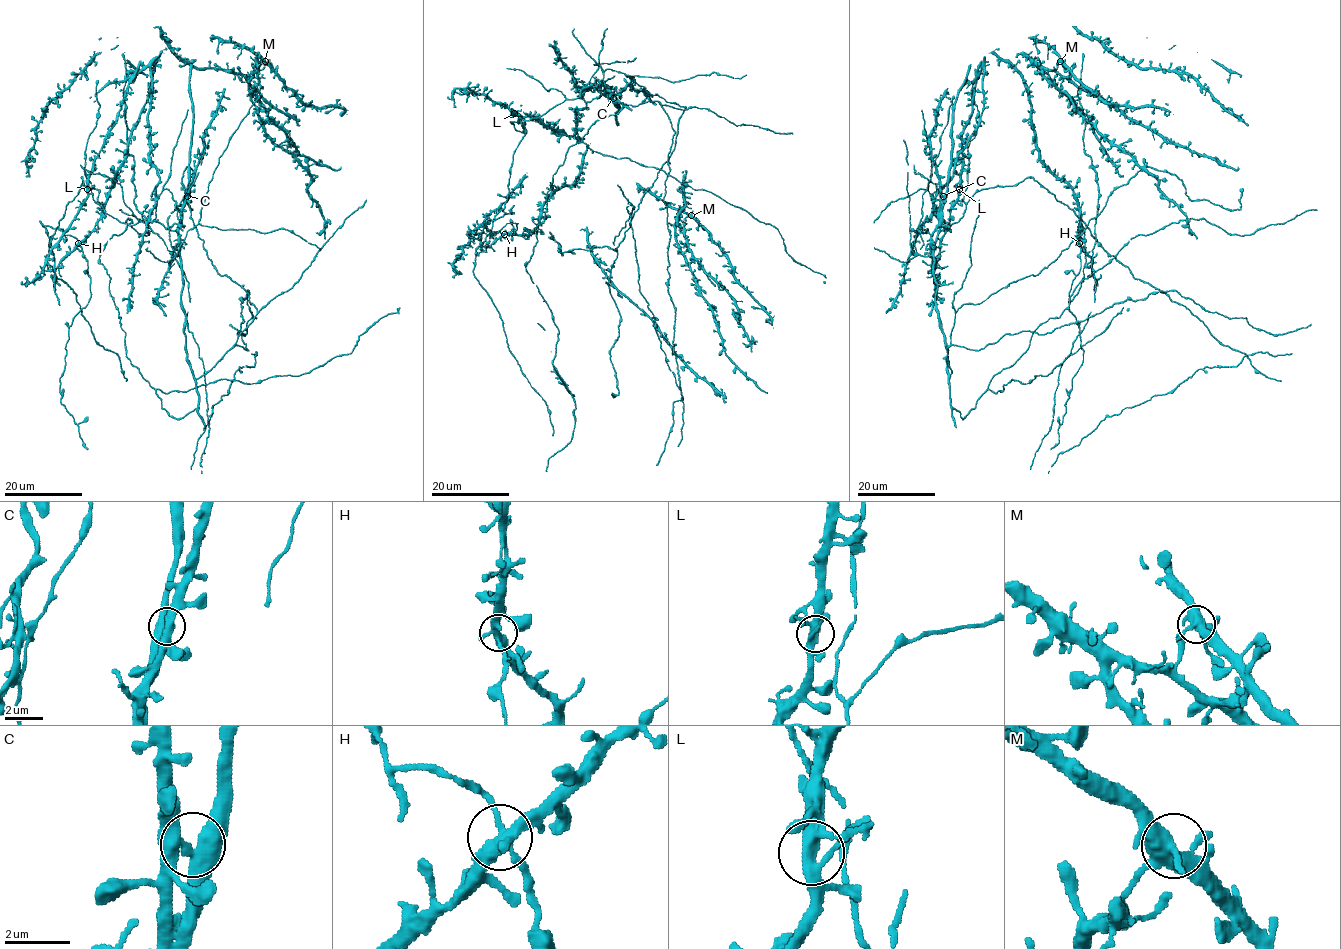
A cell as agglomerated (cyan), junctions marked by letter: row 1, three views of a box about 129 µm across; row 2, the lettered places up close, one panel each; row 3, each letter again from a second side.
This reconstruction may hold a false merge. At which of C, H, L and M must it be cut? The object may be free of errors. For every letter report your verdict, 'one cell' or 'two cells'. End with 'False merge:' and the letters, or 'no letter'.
C: one cell
H: two cells
L: one cell
M: one cell
False merge: H

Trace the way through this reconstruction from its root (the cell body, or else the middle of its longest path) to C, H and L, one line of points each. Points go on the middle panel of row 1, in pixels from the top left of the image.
C: (580, 99), (591, 102), (603, 94), (613, 98)
H: (580, 99), (564, 100), (523, 122), (525, 135), (513, 153), (507, 201), (485, 239), (493, 231), (505, 233)
L: (580, 99), (582, 88), (586, 105), (576, 112), (577, 138), (547, 127), (534, 116), (513, 113)

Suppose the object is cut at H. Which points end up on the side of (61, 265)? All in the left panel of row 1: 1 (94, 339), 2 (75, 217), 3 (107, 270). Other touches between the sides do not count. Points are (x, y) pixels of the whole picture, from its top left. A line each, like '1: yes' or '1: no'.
1: yes
2: yes
3: yes

